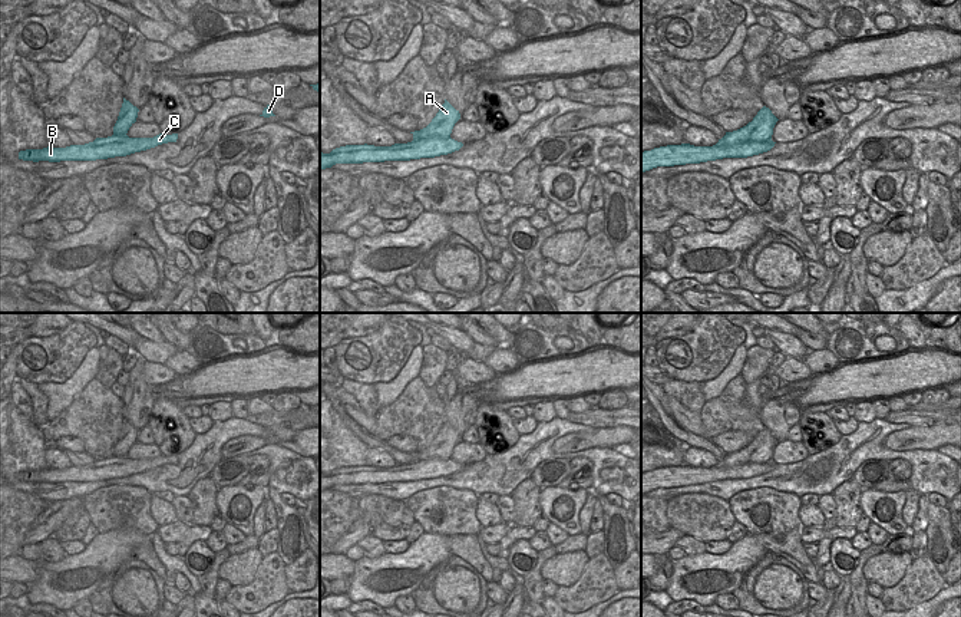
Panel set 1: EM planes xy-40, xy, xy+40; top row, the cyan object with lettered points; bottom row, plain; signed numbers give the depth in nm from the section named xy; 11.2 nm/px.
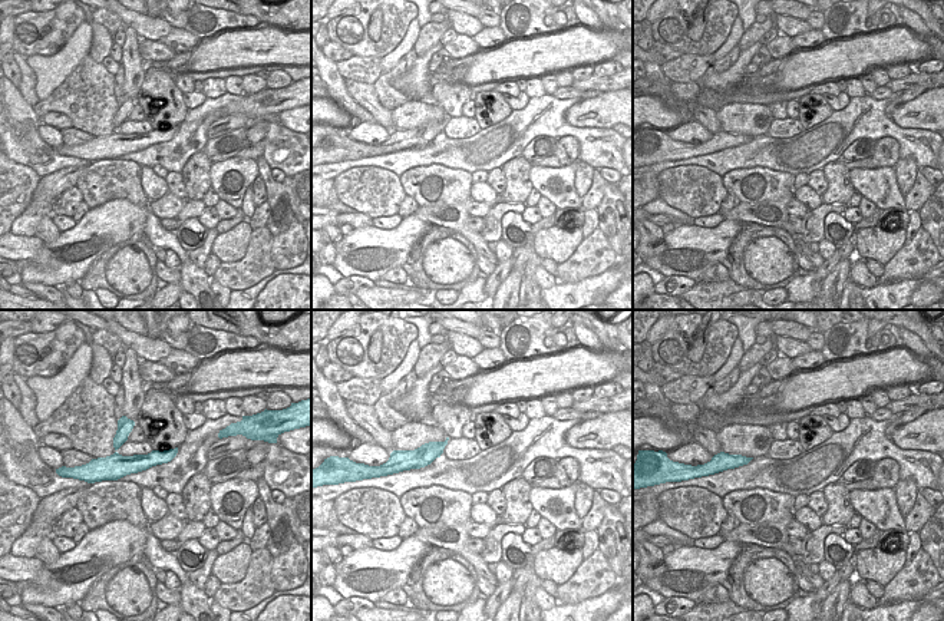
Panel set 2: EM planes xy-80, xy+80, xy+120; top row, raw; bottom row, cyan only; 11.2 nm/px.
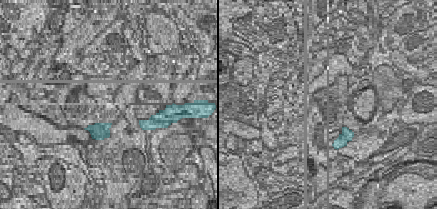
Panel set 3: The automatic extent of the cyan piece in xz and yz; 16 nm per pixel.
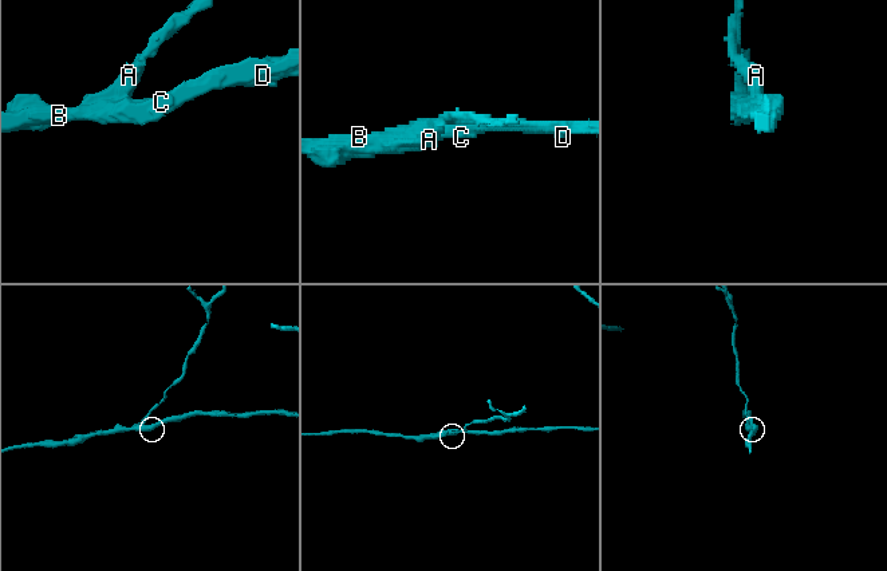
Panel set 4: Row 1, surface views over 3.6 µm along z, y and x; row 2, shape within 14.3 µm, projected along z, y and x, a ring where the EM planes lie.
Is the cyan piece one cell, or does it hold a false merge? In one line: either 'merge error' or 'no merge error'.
merge error

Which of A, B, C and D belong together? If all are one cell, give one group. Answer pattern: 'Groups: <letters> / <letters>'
Groups: A / B C D

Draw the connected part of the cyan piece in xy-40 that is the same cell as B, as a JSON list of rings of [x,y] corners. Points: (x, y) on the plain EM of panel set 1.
[[[159,455],[153,459],[129,459],[112,456],[108,459],[96,459],[85,466],[70,466],[66,469],[47,468],[43,471],[26,471],[19,474],[19,481],[23,482],[96,482],[115,478],[126,478],[135,474],[146,472],[162,465],[176,463],[178,455]]]

